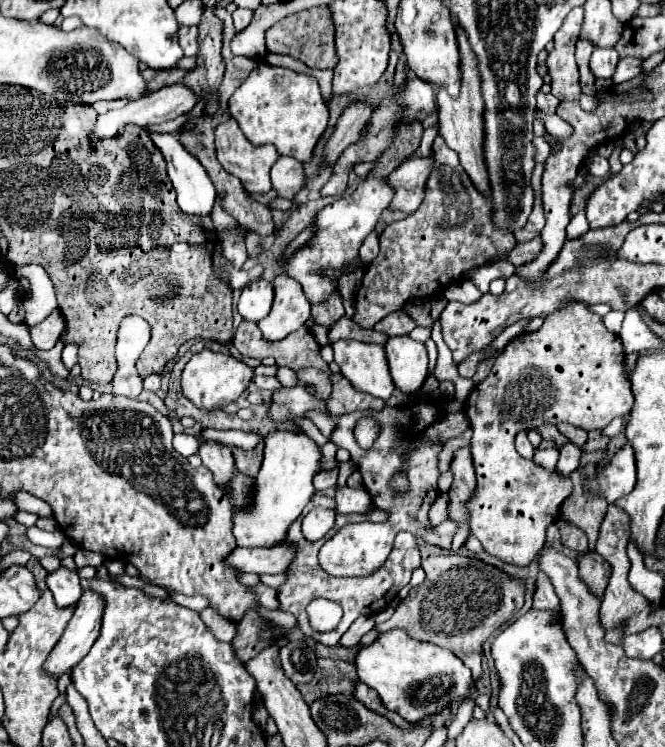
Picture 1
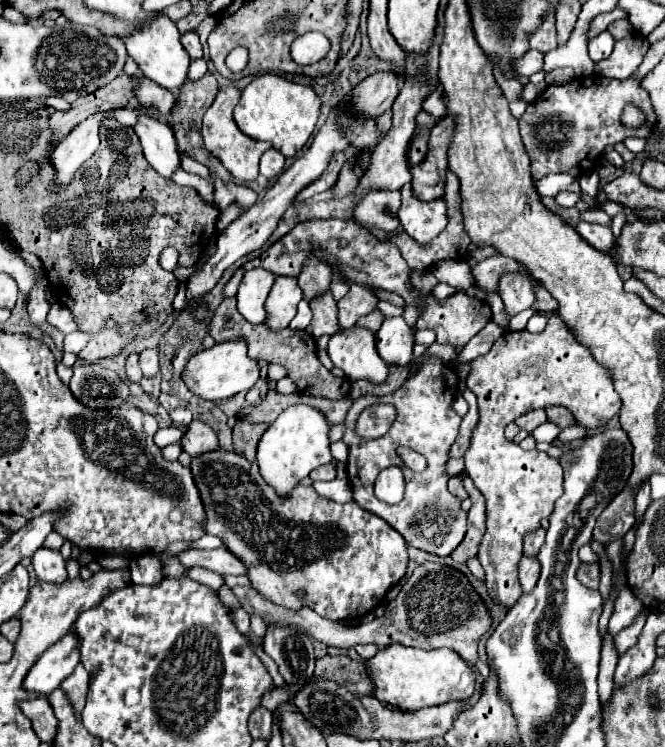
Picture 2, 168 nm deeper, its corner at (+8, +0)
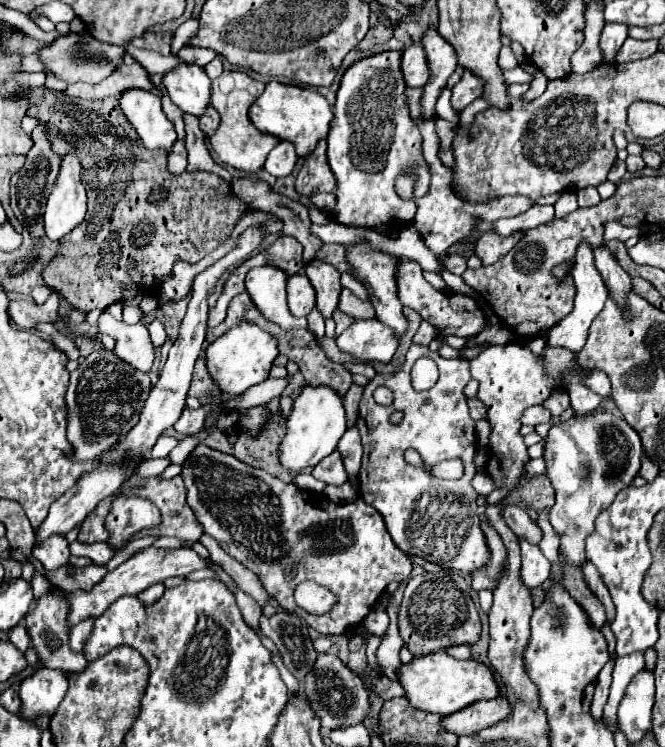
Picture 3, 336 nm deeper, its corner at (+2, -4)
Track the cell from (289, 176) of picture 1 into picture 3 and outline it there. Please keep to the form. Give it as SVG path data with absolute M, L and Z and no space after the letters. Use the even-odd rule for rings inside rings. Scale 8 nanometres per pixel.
M280 142L270 154L268 154L268 160L264 164L264 170L270 172L272 176L276 178L282 178L282 176L288 176L292 170L294 170L294 164L296 164L298 156L294 152L294 146L290 142Z

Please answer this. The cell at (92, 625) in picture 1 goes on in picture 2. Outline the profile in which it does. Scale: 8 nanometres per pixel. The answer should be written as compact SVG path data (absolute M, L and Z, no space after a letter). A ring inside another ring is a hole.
M70 632L36 660L36 664L26 674L22 686L28 692L48 696L60 686L64 678L68 678L78 662L78 638L74 638L74 632Z

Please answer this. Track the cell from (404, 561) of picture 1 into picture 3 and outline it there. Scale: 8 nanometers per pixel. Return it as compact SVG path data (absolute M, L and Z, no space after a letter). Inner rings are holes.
M198 444L184 462L182 478L188 490L188 504L204 526L204 532L210 534L228 554L232 554L234 560L252 570L260 578L268 596L274 598L284 610L304 618L314 630L326 636L340 636L346 630L356 628L366 614L374 610L390 582L410 578L410 558L400 552L398 546L394 546L392 536L384 526L384 518L380 518L372 506L366 506L362 498L354 502L332 502L324 494L302 490L296 484L286 484L266 470L252 468L238 458L212 450L204 444ZM302 578L312 578L338 598L330 612L316 616L294 604L292 592Z

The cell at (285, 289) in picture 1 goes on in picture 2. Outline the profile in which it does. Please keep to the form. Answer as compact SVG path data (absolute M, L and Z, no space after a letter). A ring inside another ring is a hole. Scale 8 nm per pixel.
M278 276L270 296L266 300L266 312L268 312L268 320L266 326L278 330L278 328L286 328L290 324L290 320L296 314L296 306L302 300L302 290L296 282L296 278L288 278L288 276Z

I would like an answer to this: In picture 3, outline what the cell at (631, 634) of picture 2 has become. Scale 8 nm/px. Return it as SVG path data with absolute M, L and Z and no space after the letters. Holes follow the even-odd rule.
M628 654L622 658L616 658L614 674L612 674L612 686L610 686L610 698L604 708L604 724L610 730L610 726L616 722L616 708L624 696L626 686L644 668L644 654Z

